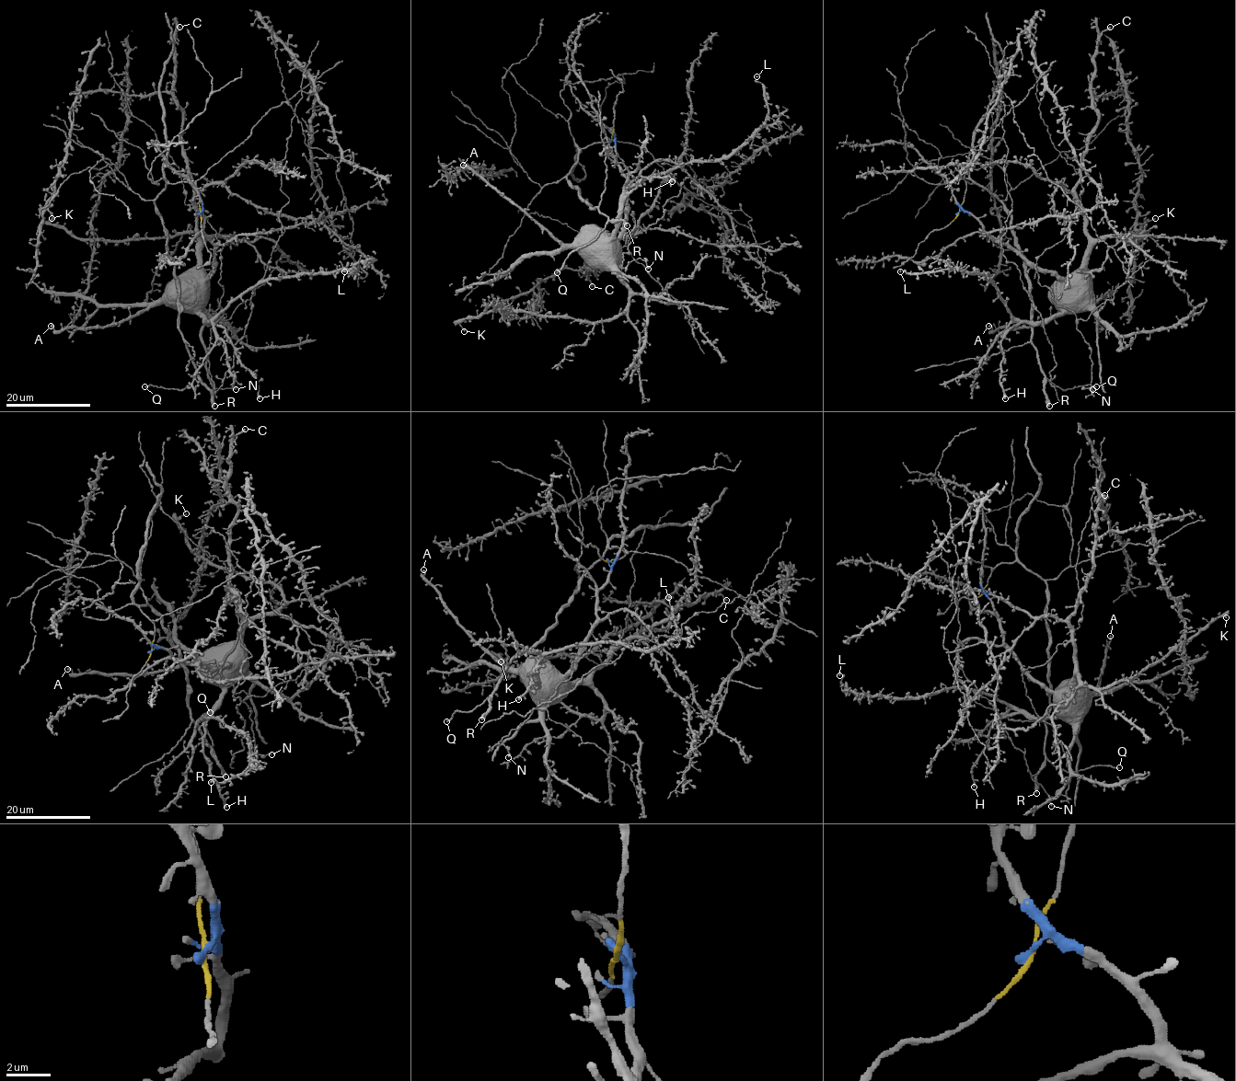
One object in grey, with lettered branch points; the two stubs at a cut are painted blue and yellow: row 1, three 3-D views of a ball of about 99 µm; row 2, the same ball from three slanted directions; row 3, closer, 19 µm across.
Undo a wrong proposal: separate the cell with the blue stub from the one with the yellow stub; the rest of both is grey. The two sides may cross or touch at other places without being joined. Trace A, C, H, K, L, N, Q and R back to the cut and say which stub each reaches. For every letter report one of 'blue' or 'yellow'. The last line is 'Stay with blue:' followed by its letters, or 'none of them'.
A: blue
C: blue
H: blue
K: blue
L: blue
N: blue
Q: yellow
R: yellow
Stay with blue: A, C, H, K, L, N

